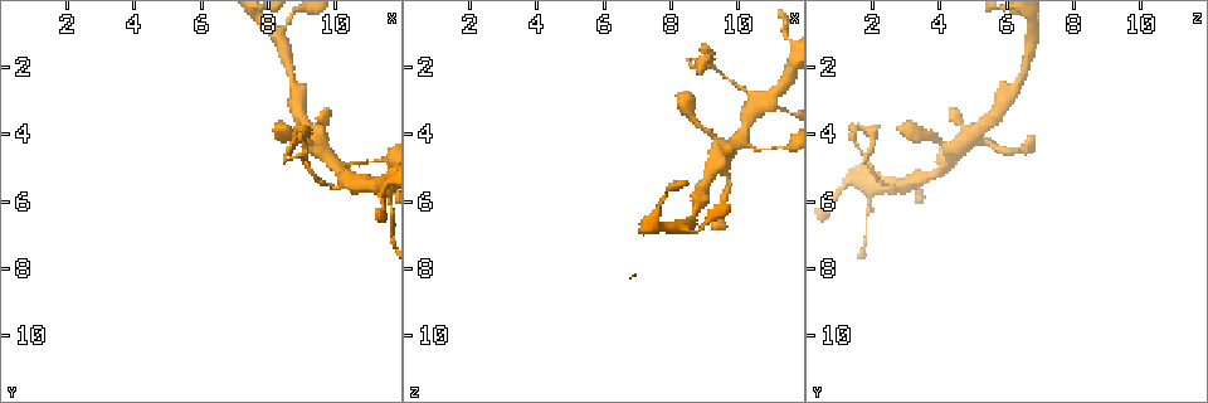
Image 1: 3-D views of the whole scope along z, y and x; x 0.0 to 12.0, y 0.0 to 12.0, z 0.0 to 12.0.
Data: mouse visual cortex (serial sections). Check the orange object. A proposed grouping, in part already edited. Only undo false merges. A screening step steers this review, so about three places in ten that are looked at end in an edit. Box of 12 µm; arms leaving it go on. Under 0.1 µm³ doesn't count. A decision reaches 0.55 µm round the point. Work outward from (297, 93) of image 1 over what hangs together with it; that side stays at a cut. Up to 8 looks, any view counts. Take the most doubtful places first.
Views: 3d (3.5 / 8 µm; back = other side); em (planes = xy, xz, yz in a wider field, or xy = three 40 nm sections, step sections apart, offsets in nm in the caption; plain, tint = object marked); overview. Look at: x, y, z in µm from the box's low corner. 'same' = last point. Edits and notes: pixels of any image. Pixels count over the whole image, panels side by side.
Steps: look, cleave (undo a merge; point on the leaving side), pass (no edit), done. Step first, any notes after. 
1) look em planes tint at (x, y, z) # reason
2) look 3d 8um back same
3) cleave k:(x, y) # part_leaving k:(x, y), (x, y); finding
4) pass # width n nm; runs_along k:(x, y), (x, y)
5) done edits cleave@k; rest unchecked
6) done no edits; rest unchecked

look 3d 8um at (10.7, 5.5, 3.0) # calibre changes

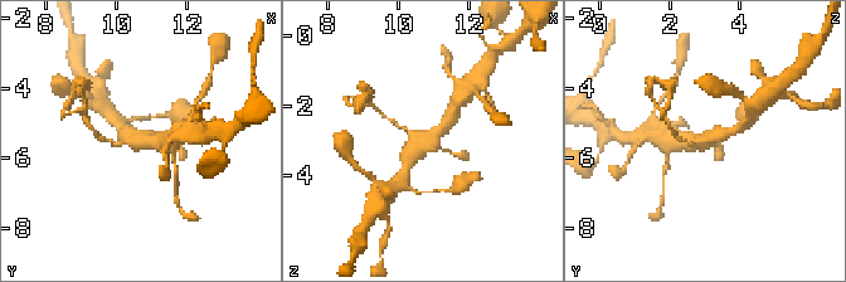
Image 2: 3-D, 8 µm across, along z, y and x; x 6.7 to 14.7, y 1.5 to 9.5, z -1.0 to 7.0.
look em xy step 3 tint at (10.6, 5.6, 3.0) # arms 4; arm_widths 150, 150, 350, 400 nm; shape alone is not enough

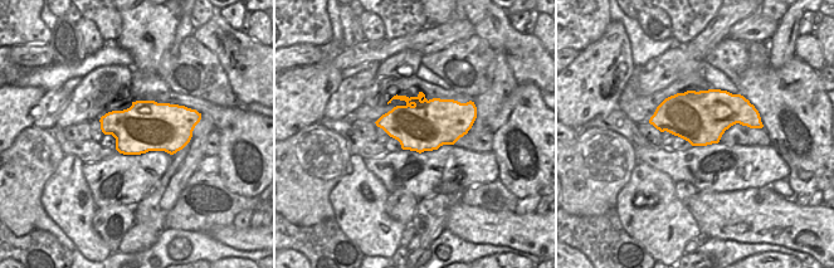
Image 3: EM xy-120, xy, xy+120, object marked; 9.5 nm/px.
pass # runs_along 2:(406, 166), (421, 140), (451, 118); all the same cell

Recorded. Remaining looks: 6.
look 3d 3.5um at (8.7, 4.2, 2.0) # touches itself

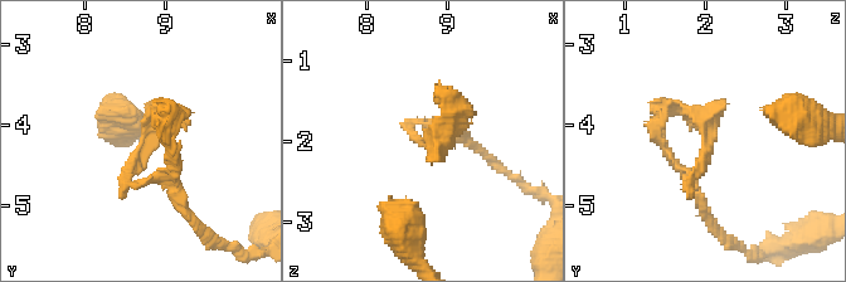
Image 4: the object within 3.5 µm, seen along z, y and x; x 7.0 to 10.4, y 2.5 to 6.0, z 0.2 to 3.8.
look em xy step 3 tint at (8.70, 4.30, 2.05) # now the EM

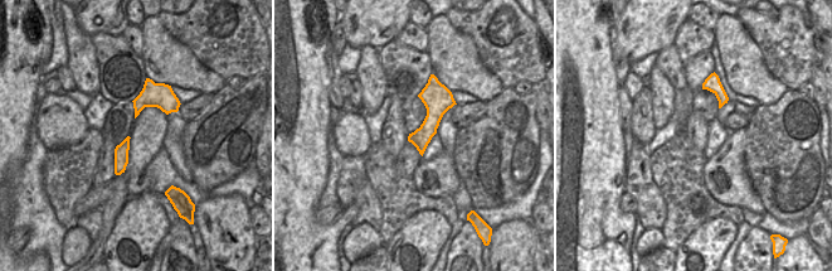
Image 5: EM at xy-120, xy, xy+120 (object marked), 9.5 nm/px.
look em xy step 1 tint same

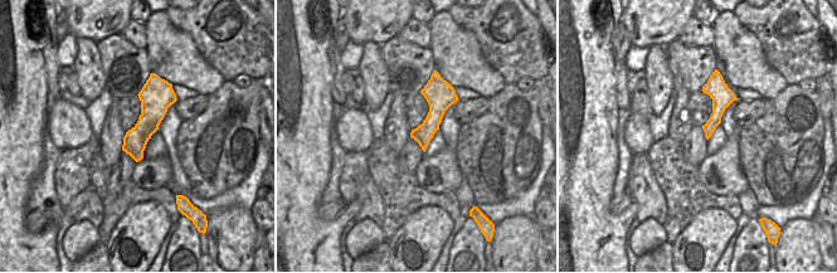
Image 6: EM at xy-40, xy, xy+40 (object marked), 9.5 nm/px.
pass # all the same cell

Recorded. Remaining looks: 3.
look em planes tint at (8.2, 1.1, 6.8) # a fork

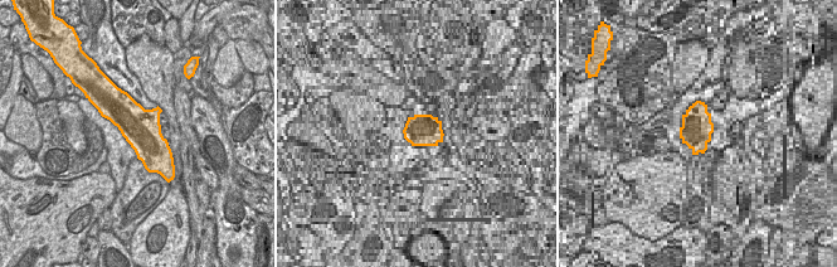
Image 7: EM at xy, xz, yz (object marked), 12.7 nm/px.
look 3d 3.5um same # wider look

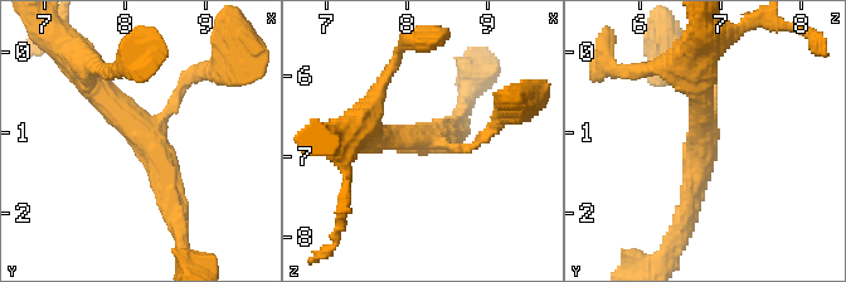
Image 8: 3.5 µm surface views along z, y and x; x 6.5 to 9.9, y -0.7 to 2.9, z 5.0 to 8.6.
pass # runs_along 8:(174, 209), (155, 146), (84, 73); one cell here

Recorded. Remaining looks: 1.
done no edits; rest unchecked

